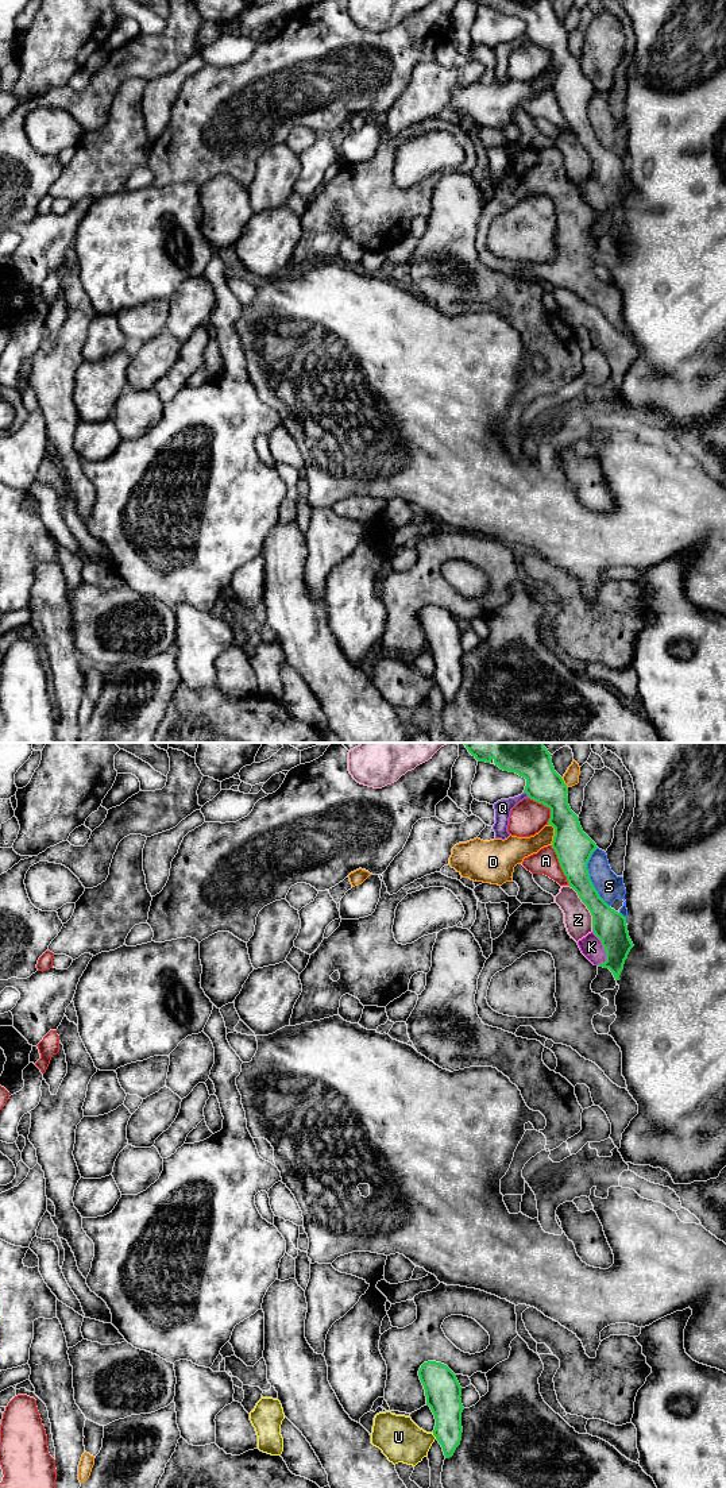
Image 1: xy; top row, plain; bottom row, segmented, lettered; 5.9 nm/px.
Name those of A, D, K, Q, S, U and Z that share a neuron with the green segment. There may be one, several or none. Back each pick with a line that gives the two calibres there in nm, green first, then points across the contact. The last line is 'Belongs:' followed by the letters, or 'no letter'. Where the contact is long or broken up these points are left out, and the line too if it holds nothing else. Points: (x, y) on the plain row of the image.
K: Thickness 190 nm (green) against 130 nm
Belongs: K

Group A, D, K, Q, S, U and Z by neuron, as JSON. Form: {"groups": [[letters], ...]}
{"groups": [["A"], ["D"], ["K"], ["Q"], ["S"], ["U"], ["Z"]]}

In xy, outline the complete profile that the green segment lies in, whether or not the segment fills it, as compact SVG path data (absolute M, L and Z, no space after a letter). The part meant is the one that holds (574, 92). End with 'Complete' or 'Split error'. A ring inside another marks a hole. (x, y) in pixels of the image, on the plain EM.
M475 0L491 4L503 15L526 23L524 36L551 53L548 69L555 72L552 92L560 111L582 146L592 159L592 176L578 185L582 197L598 211L609 212L615 224L634 190L627 176L626 161L611 153L595 134L587 107L596 88L583 76L579 61L568 49L568 31L555 15L551 0Z. Split error

